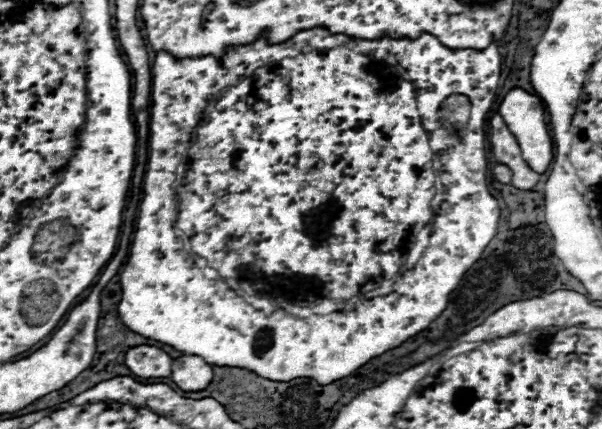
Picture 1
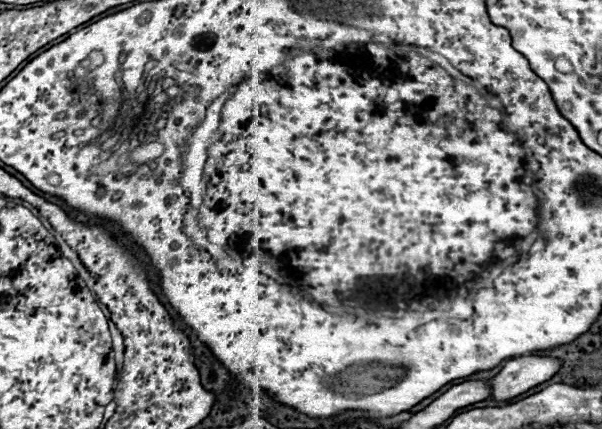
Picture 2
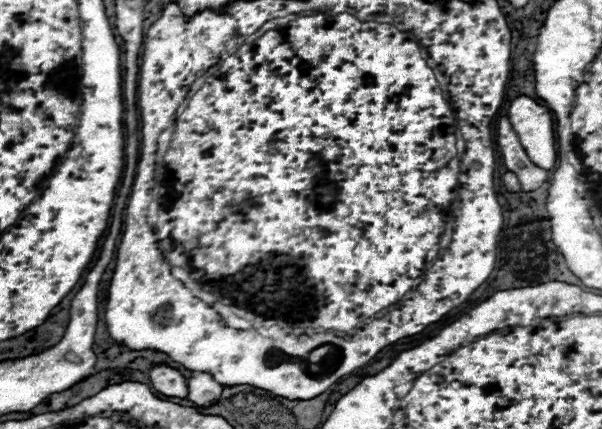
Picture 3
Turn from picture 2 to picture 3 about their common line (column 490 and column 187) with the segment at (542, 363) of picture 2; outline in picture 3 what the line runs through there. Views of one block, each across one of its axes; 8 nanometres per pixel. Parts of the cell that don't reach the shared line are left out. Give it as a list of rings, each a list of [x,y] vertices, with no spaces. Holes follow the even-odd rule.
[[[208,372],[192,374],[186,380],[186,384],[188,384],[188,396],[186,398],[198,406],[210,406],[222,394],[222,386],[218,386],[218,382]]]

